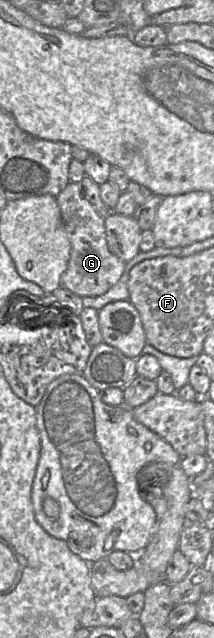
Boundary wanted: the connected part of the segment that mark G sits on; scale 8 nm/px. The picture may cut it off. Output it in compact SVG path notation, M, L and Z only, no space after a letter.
M69 182L56 200L71 242L70 260L61 277L61 287L80 297L100 296L119 281L125 268L125 262L115 256L108 247L105 218L100 216L82 195L80 183Z

